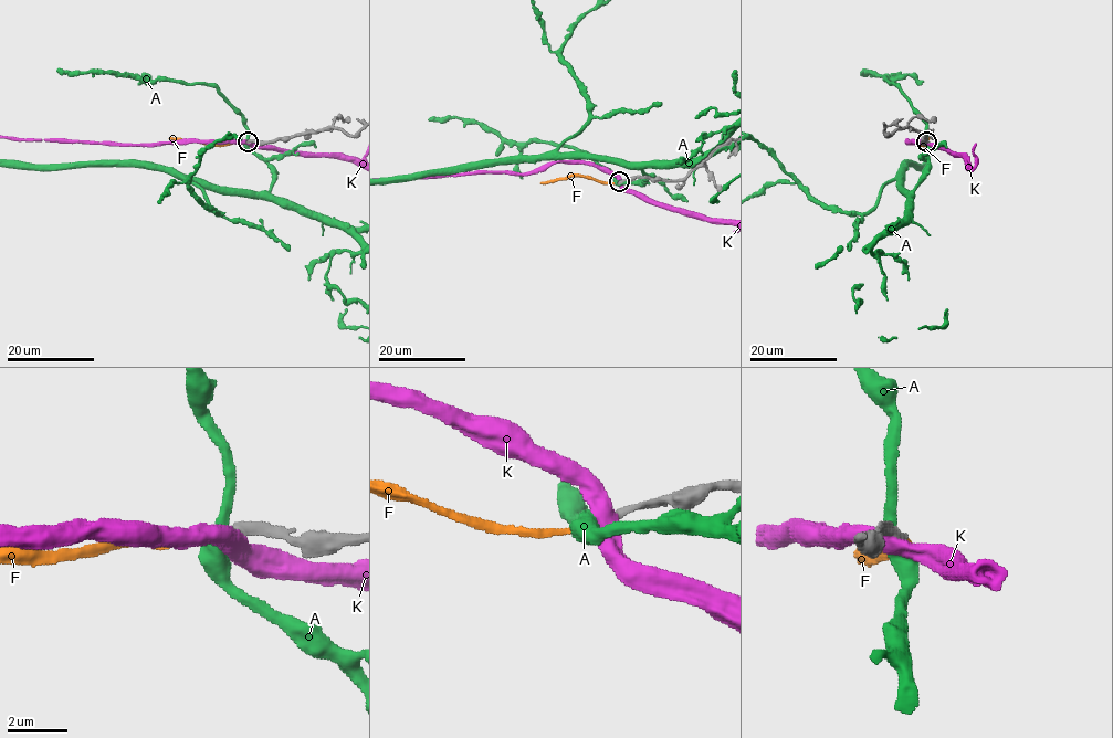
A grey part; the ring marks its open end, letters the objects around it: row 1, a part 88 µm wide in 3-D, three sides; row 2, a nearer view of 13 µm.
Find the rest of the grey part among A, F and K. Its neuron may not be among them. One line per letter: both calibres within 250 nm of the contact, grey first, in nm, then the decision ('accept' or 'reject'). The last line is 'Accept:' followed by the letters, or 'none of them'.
A: 320 nm thick on the grey side, 480 nm on the other; reject
F: 320 nm thick on the grey side, 190 nm on the other; accept
K: 360 nm thick on the grey side, 550 nm on the other; reject
Accept: F

